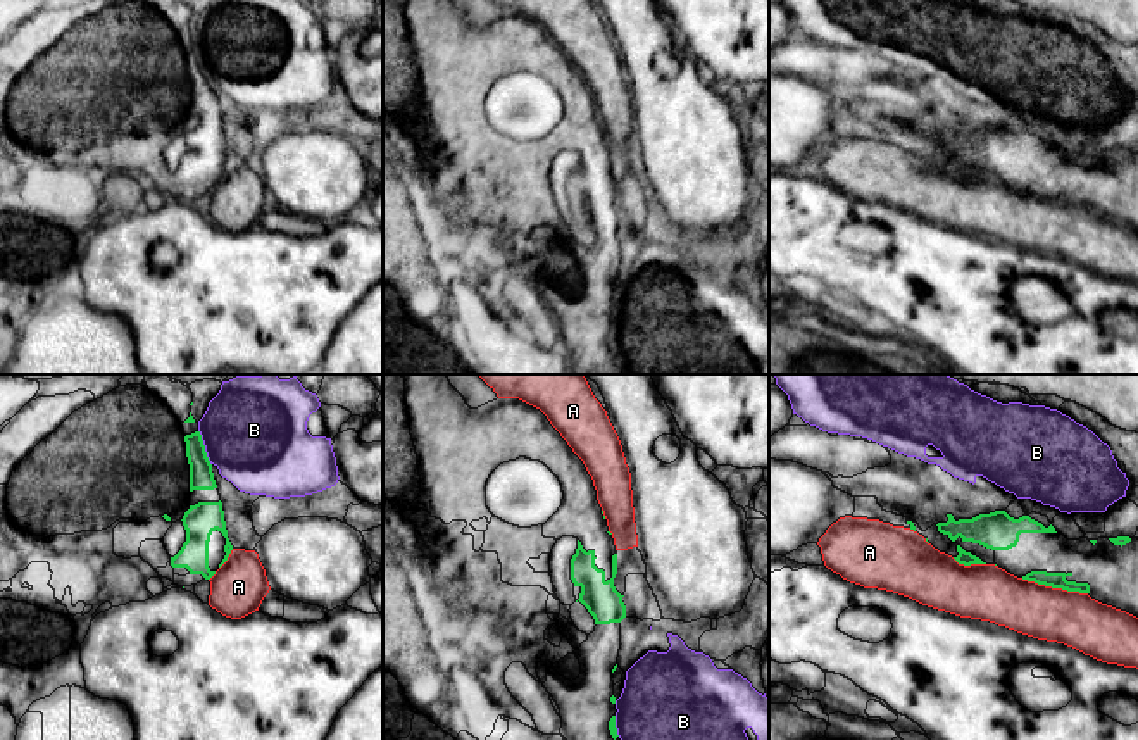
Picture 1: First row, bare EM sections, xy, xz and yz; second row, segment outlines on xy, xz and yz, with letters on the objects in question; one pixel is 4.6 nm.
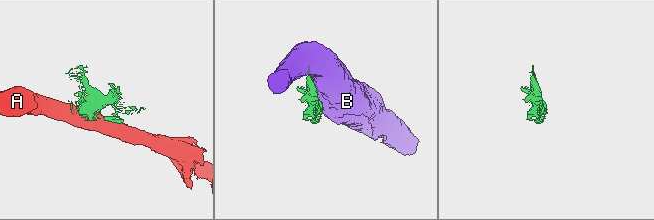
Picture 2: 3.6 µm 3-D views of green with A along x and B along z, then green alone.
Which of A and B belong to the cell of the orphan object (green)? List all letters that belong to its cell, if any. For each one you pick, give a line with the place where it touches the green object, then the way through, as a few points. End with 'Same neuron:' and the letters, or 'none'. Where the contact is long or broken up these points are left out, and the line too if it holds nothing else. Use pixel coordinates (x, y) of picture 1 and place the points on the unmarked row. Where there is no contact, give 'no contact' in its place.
Same neuron: none

